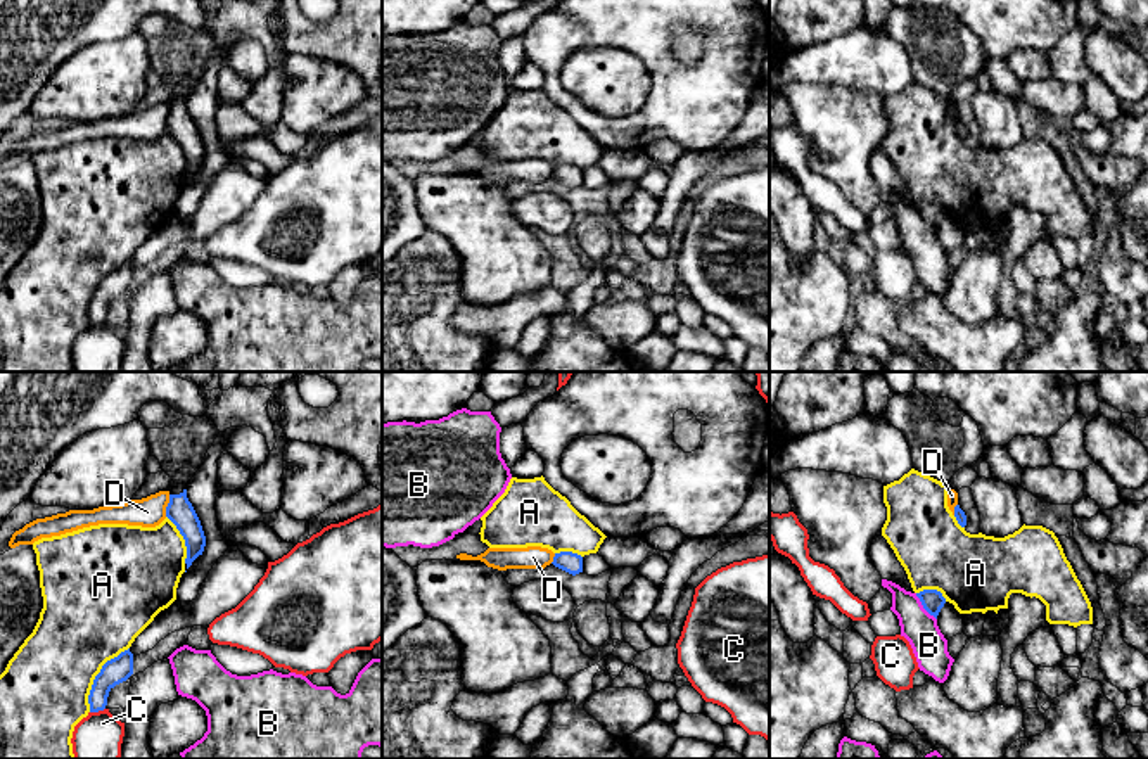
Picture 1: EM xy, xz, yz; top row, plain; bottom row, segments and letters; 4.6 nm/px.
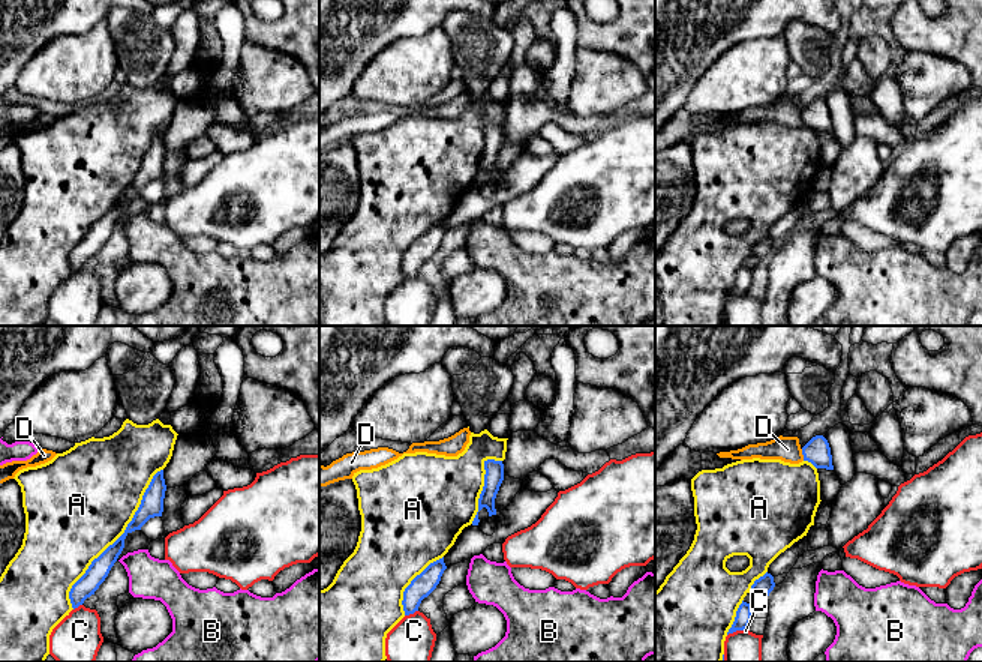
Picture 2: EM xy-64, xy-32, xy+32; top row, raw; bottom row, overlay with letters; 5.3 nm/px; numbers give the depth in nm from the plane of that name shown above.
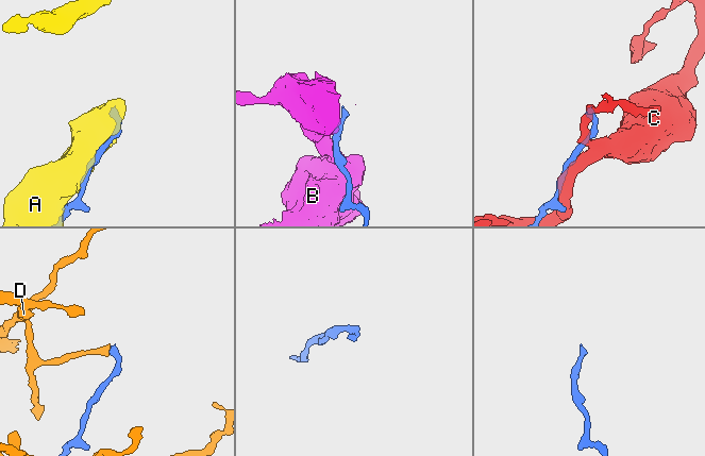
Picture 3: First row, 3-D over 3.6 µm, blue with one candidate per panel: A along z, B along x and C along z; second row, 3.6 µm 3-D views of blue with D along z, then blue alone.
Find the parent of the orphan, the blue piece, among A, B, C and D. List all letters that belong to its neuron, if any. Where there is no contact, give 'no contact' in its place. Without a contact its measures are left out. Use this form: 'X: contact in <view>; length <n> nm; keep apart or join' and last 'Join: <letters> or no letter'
A: contact in xy; length 360 nm; keep apart
B: contact in yz; length 160 nm; keep apart
C: contact in xy; length 80 nm; keep apart
D: contact in xy; length 110 nm; keep apart
Join: no letter

